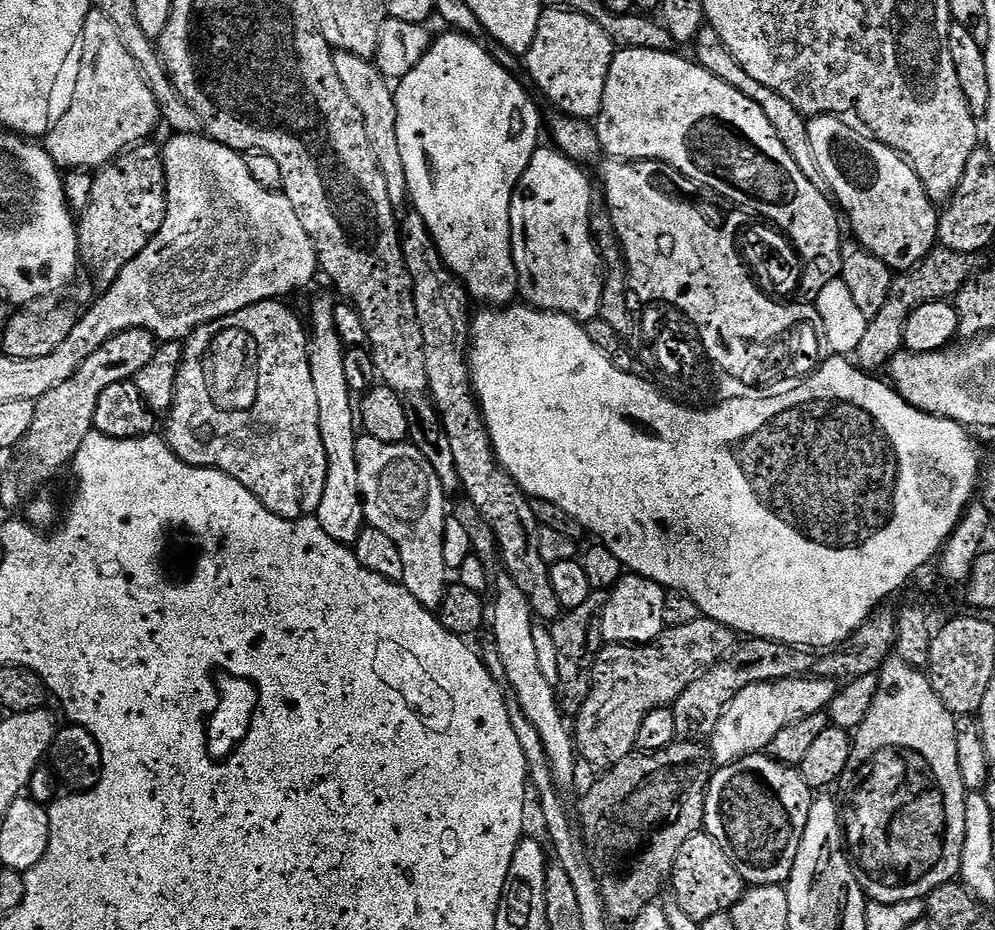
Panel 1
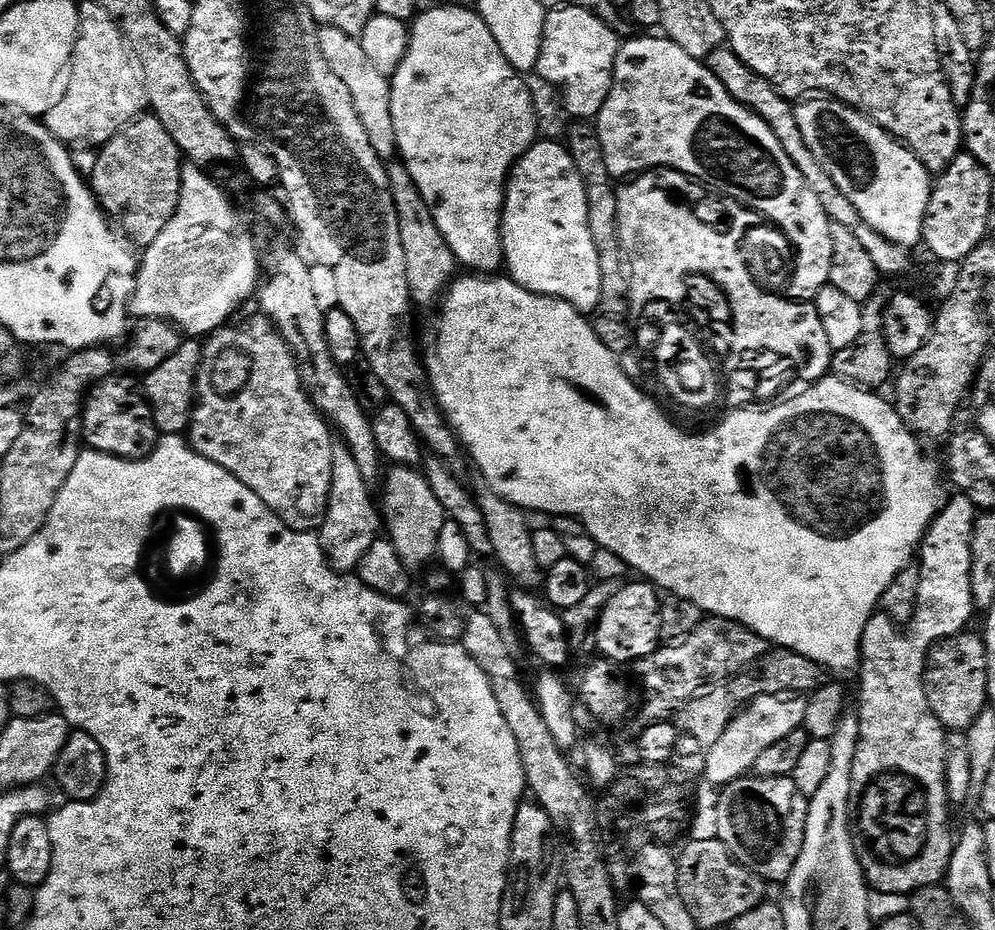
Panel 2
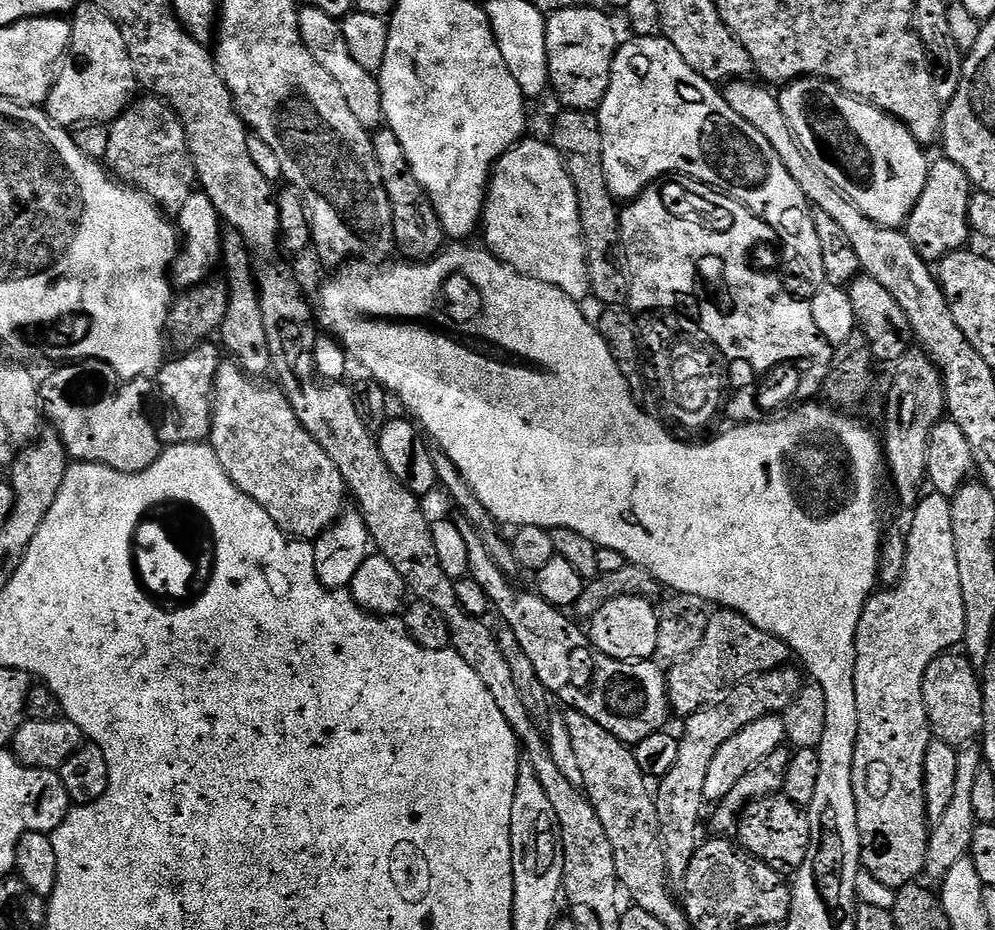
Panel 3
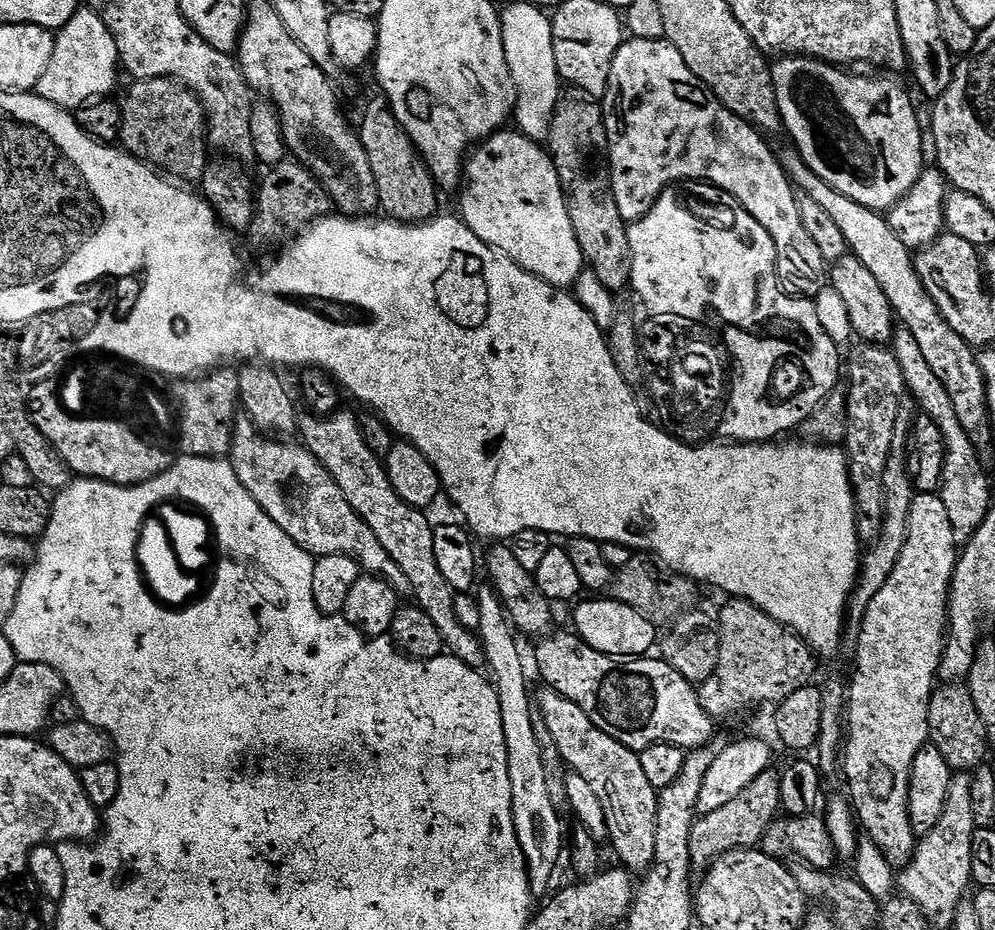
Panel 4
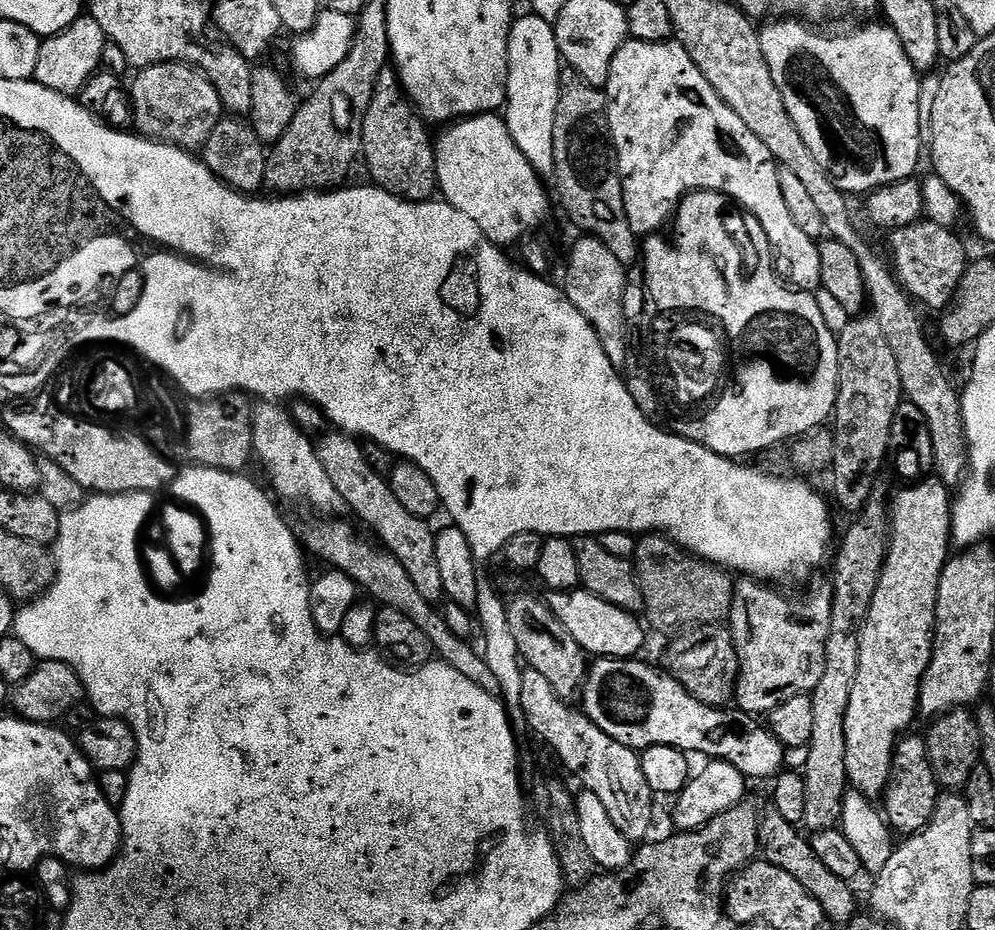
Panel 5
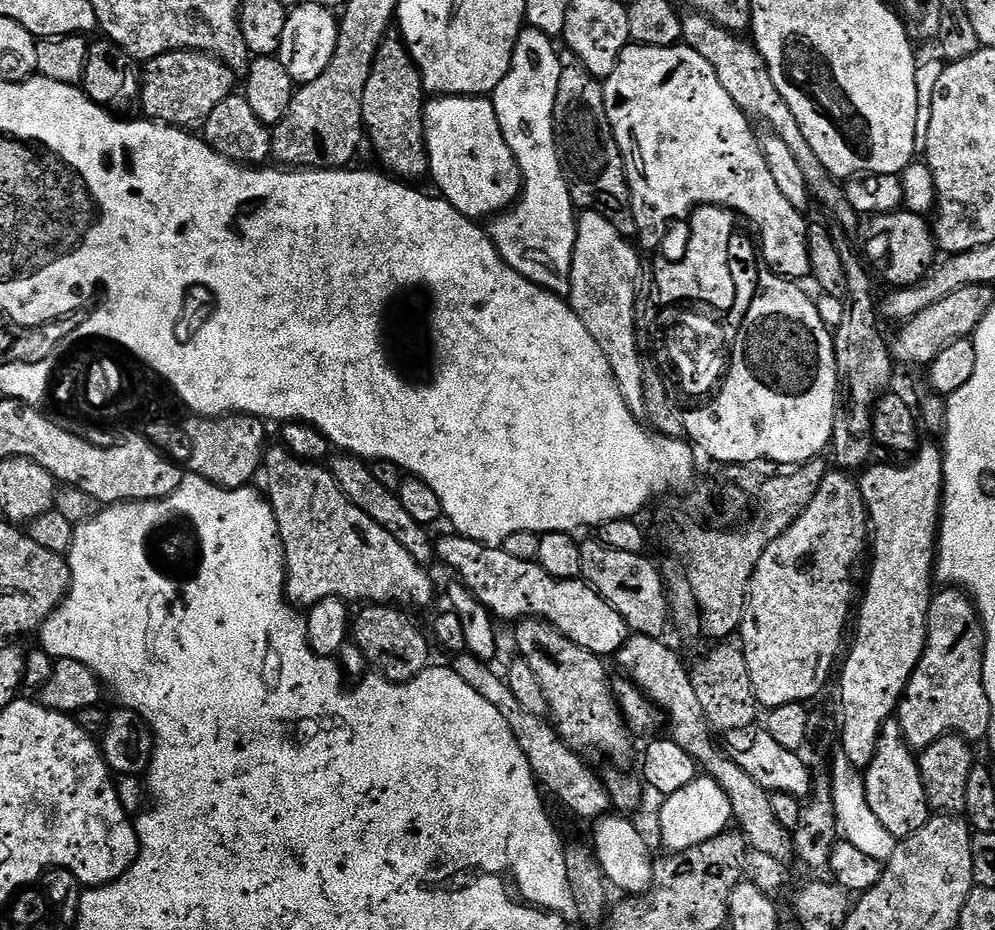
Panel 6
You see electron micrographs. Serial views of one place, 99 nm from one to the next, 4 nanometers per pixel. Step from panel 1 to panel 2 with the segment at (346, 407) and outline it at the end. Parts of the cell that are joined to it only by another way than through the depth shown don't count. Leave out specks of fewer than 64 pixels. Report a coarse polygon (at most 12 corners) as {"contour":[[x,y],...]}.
{"contour":[[333,447],[320,545],[335,572],[357,571],[382,532],[369,483]]}

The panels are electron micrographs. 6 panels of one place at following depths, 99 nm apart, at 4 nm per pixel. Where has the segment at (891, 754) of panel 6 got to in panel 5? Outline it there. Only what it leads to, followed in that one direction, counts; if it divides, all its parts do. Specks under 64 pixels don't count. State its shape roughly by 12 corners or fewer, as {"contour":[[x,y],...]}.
{"contour":[[923,735],[896,742],[882,815],[901,837],[930,822],[942,789]]}

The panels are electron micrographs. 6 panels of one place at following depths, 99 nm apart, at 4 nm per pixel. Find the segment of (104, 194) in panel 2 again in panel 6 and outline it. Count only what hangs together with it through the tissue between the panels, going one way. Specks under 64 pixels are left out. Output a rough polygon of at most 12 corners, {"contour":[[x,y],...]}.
{"contour":[[206,52],[147,61],[140,108],[158,124],[203,129],[237,77]]}

